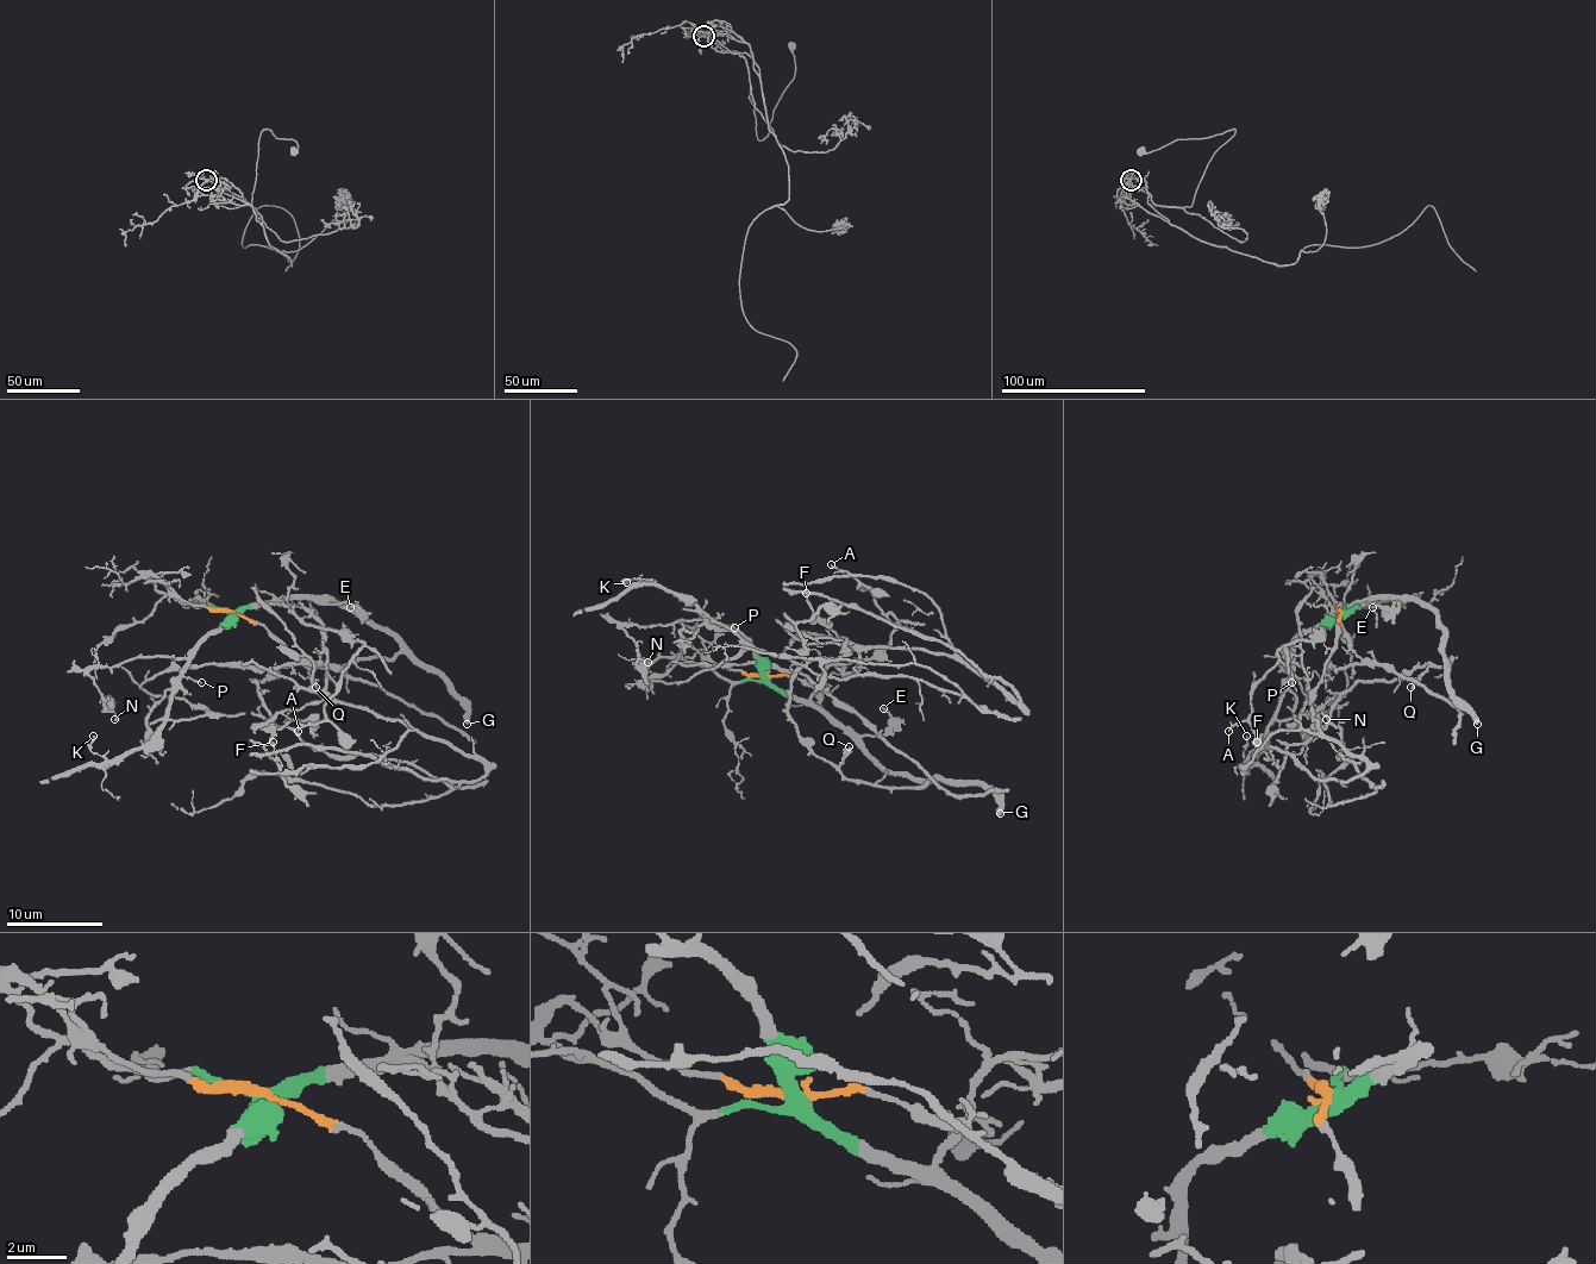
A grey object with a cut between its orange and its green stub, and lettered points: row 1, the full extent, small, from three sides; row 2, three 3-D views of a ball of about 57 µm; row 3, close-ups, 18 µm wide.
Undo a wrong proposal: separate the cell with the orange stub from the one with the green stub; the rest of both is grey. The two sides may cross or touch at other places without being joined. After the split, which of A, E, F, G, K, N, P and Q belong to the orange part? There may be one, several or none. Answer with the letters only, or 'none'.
none

